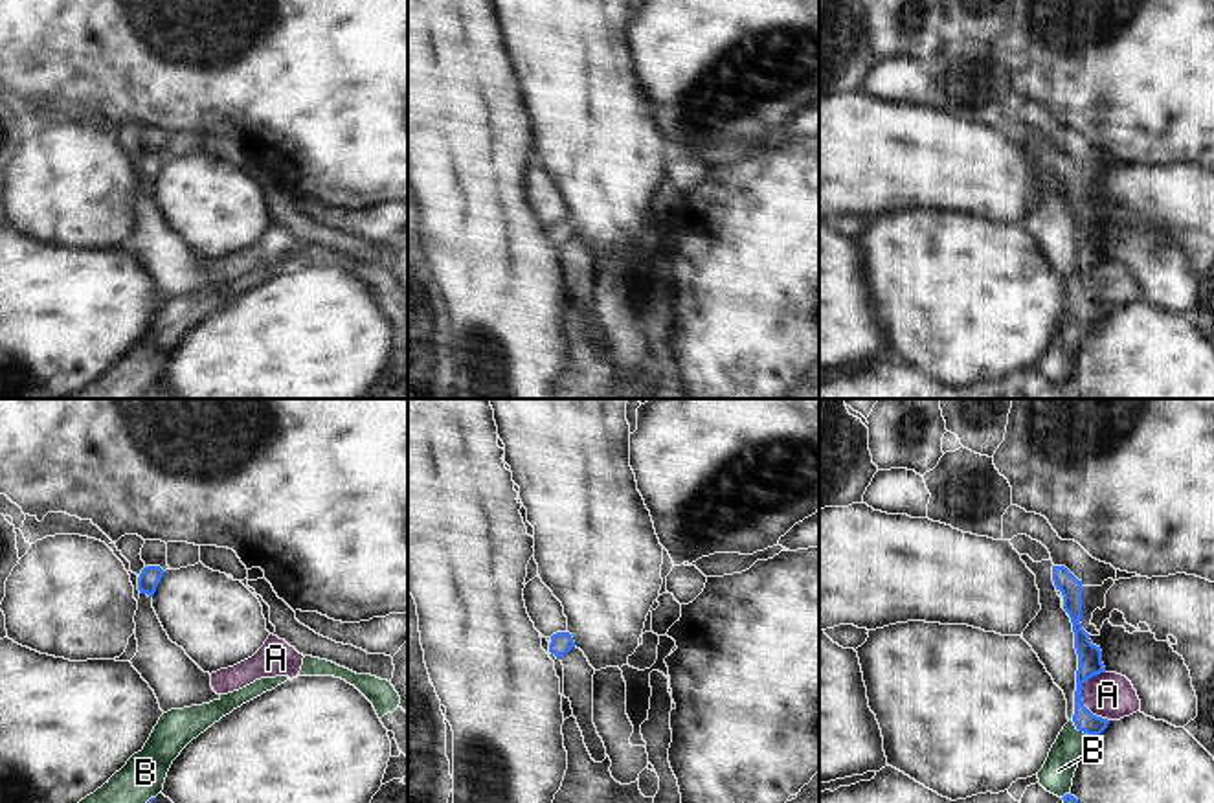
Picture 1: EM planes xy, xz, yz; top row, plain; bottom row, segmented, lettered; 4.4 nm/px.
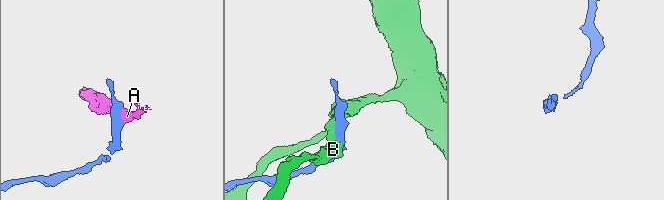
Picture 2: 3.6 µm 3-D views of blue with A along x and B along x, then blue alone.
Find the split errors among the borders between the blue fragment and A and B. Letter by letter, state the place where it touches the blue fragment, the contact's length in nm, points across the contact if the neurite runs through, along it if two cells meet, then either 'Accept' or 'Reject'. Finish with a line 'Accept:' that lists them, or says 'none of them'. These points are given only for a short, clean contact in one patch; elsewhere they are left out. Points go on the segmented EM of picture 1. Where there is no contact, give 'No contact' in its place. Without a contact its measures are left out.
A: Touches blue at yz (1080, 697). Shared border 220 nm. Boundary: yz (1101, 671), (1082, 684), (1082, 702), (1108, 721). Reject
B: Touches blue at yz (1079, 730). Shared border 100 nm. Boundary: yz (1071, 721), (1088, 734). Reject
Accept: none of them

